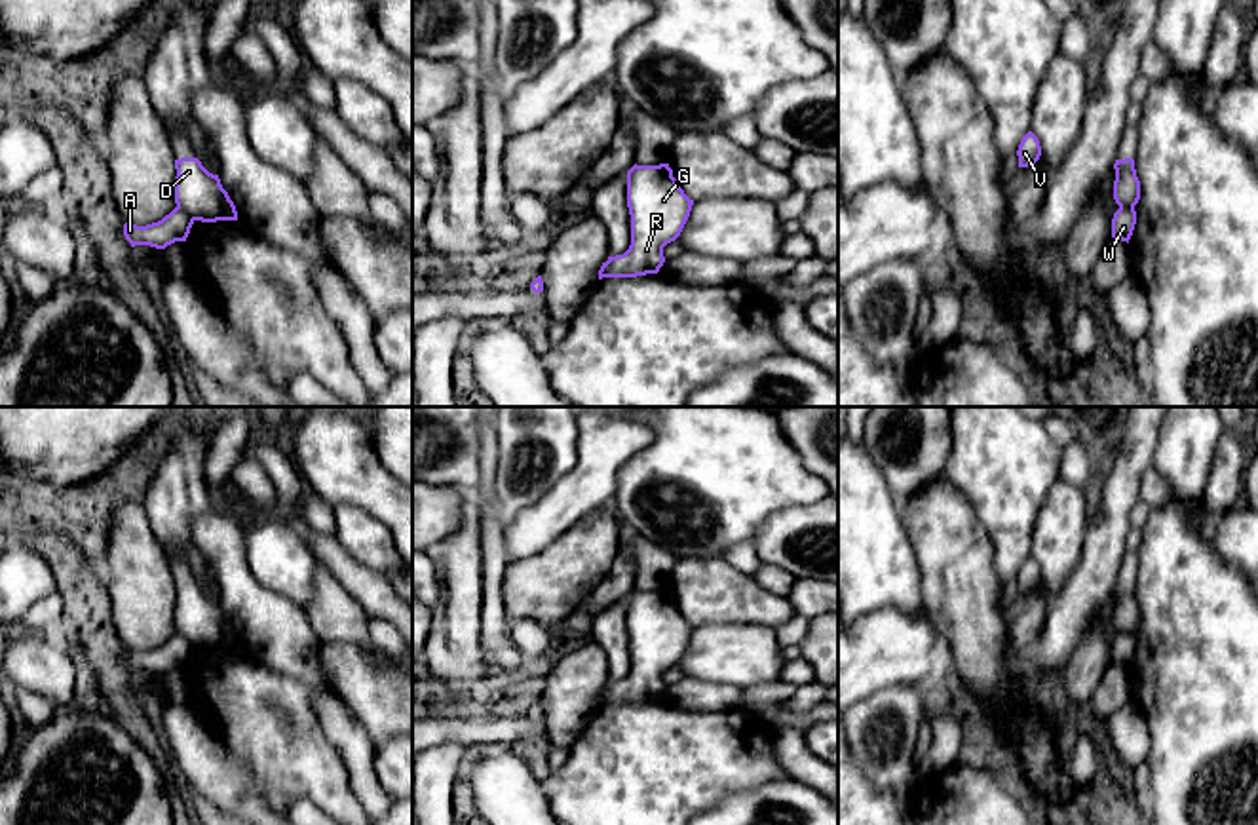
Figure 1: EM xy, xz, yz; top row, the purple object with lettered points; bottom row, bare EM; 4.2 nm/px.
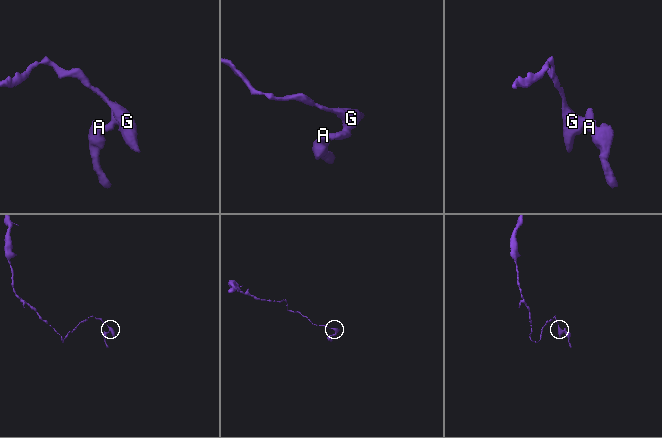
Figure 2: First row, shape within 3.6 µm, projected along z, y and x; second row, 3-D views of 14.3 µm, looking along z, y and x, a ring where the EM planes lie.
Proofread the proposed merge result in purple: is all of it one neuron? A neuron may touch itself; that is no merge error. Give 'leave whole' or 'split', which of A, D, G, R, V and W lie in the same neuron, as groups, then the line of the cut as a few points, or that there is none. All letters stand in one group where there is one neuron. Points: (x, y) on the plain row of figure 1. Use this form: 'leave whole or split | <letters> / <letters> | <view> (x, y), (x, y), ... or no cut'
split | A W / D G R V | xy (177, 632), (192, 647)

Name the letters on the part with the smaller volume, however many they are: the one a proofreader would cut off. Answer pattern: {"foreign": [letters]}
{"foreign": ["A", "W"]}

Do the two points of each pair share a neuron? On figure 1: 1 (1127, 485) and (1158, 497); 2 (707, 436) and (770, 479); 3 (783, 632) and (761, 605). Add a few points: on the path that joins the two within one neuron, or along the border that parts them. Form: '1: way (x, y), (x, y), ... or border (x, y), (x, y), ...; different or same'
1: border (1150, 466), (1143, 476), (1139, 498); different
2: way (723, 451), (740, 468), (755, 472); same
3: border (797, 614), (776, 628); different

